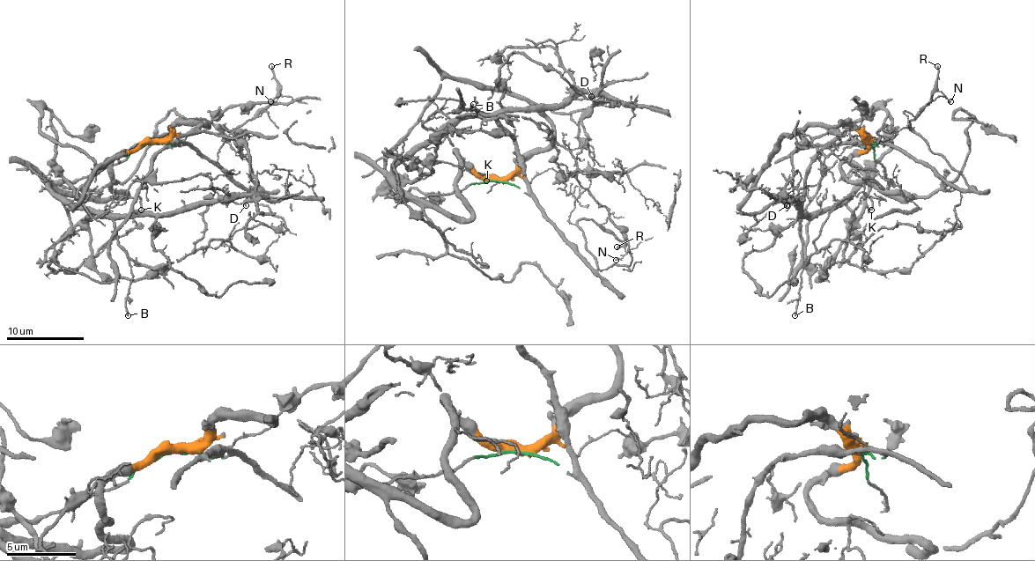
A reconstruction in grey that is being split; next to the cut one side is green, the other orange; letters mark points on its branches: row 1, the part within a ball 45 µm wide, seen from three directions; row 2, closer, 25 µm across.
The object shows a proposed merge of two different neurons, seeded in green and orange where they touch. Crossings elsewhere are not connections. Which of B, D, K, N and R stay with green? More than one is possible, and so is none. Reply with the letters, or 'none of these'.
N, R

